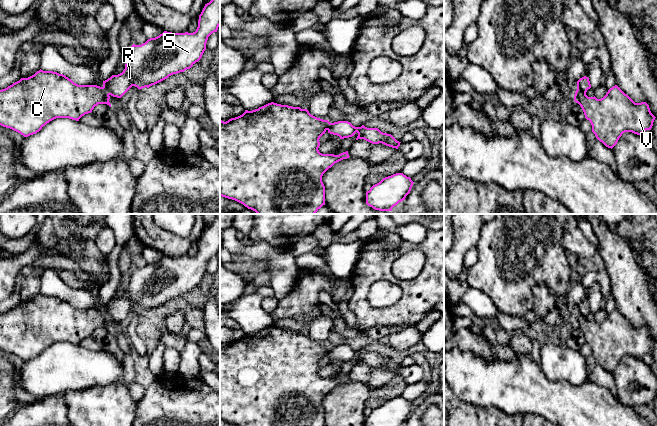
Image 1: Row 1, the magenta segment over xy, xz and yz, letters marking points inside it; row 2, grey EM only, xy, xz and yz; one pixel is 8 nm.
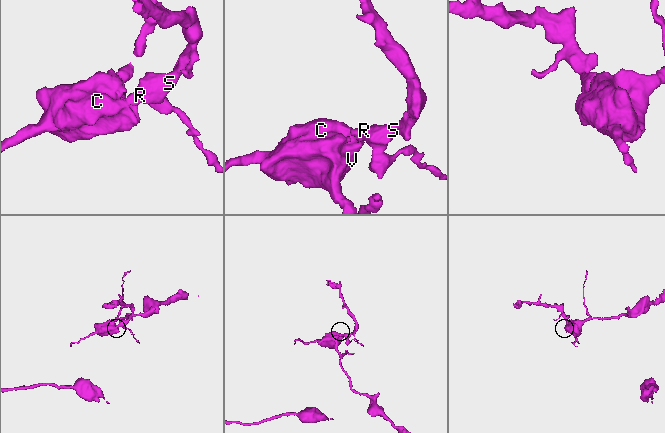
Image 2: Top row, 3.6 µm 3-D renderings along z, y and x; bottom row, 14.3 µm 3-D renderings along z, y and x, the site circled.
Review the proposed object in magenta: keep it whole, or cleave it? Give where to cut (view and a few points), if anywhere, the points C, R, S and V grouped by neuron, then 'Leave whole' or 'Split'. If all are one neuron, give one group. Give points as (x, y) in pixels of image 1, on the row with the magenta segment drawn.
Split along yz (577, 89), (585, 93). Groups: C V / R S. Split

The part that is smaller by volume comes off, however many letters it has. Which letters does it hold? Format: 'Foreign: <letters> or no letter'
Foreign: R, S

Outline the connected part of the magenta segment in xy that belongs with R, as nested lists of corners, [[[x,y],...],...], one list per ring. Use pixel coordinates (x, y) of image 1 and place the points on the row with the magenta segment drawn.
[[[220,0],[205,4],[193,33],[164,31],[141,45],[133,44],[125,69],[103,81],[103,88],[113,97],[121,98],[132,86],[149,88],[173,74],[184,72],[198,62],[208,37],[220,26]]]

